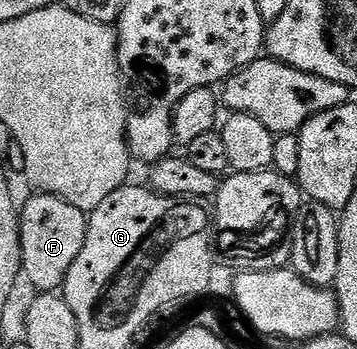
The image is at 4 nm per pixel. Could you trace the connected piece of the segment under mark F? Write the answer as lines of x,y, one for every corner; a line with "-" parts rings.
39,193
33,196
33,199
26,200
19,208
22,275
37,287
37,292
56,293
63,288
66,273
70,273
70,265
74,265
78,253
82,253
88,215
62,201
62,197

